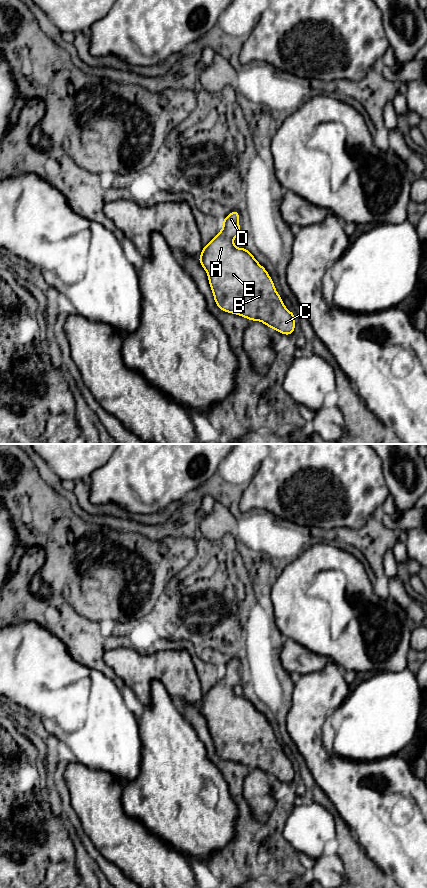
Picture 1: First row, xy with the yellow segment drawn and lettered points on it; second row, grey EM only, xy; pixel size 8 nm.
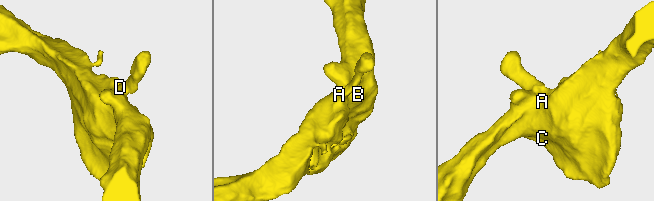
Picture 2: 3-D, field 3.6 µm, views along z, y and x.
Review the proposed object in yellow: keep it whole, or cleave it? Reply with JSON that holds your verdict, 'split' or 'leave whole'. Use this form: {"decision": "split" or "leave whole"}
{"decision": "leave whole"}

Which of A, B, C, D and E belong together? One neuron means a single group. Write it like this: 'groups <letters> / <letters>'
groups A B C D E

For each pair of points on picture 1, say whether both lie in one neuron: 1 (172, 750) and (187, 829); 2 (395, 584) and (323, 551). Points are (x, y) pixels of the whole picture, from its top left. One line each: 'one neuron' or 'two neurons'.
1: one neuron
2: two neurons

